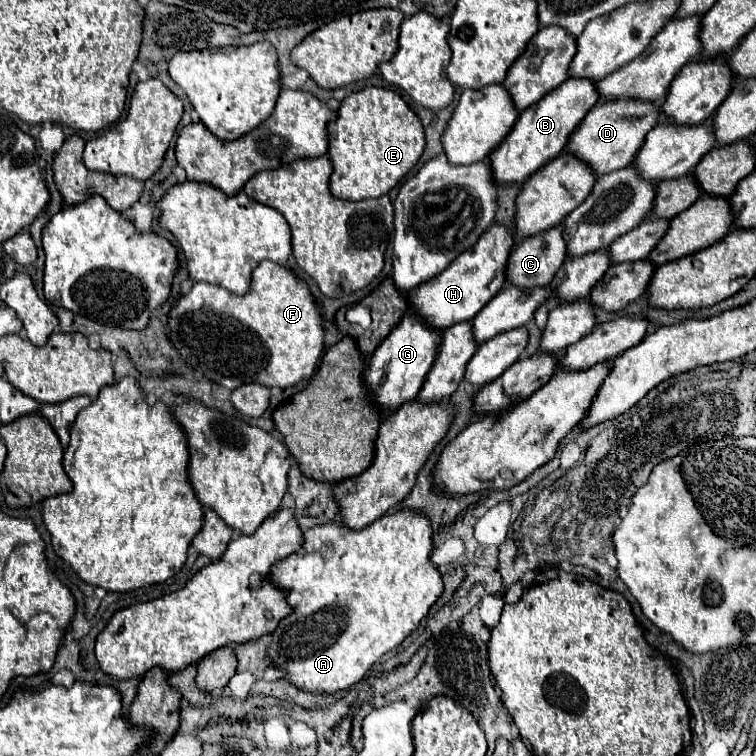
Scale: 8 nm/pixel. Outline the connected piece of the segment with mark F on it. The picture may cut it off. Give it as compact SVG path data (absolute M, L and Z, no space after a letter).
M262 261L262 265L254 269L250 289L244 295L232 295L210 283L194 283L192 291L182 295L168 313L168 337L188 367L200 369L200 373L212 383L234 391L244 383L292 387L302 379L310 379L322 357L324 329L308 285L286 267Z

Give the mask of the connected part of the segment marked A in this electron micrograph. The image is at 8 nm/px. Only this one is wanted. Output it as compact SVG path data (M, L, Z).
M394 511L362 531L350 531L340 523L312 527L304 531L300 549L270 569L270 583L288 593L286 601L292 613L270 633L268 657L276 669L286 673L284 679L300 691L312 695L336 693L360 681L384 653L396 649L420 625L440 597L442 579L428 559L432 551L430 521L418 511Z

